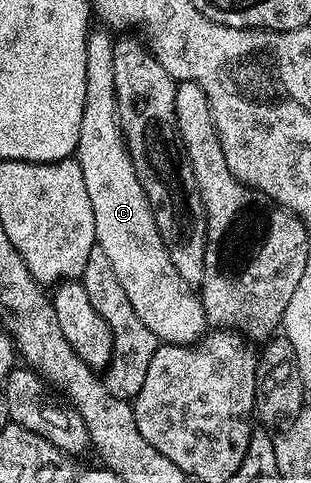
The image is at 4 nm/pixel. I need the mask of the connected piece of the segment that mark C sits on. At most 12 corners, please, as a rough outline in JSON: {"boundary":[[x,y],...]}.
{"boundary":[[106,28],[85,43],[77,150],[95,240],[141,323],[209,329],[133,171]]}

